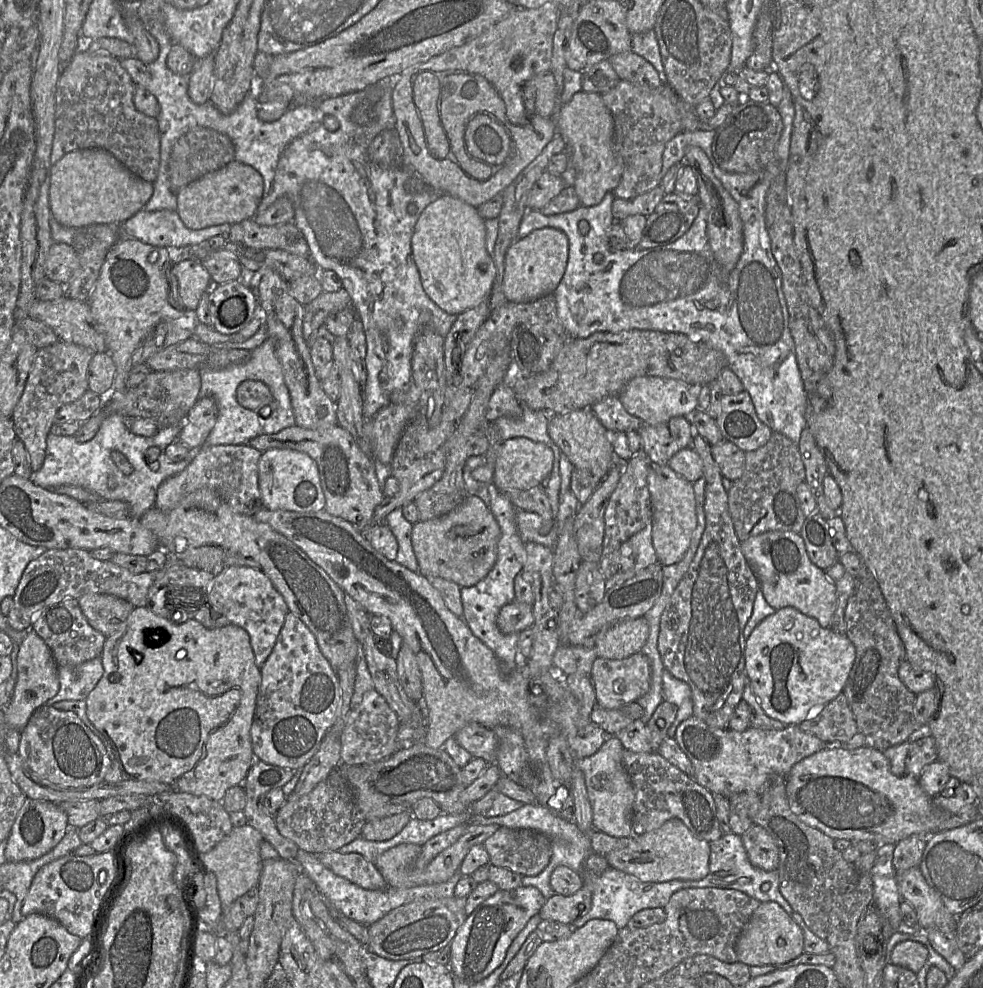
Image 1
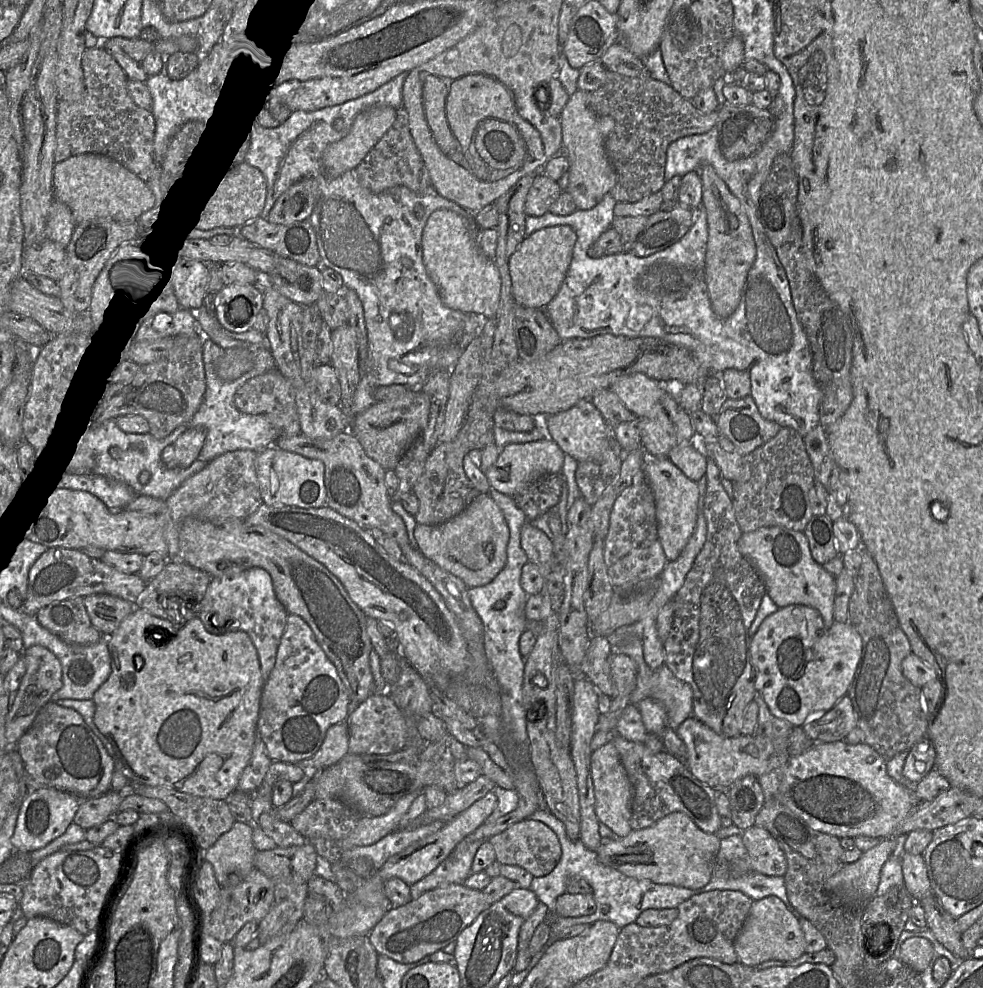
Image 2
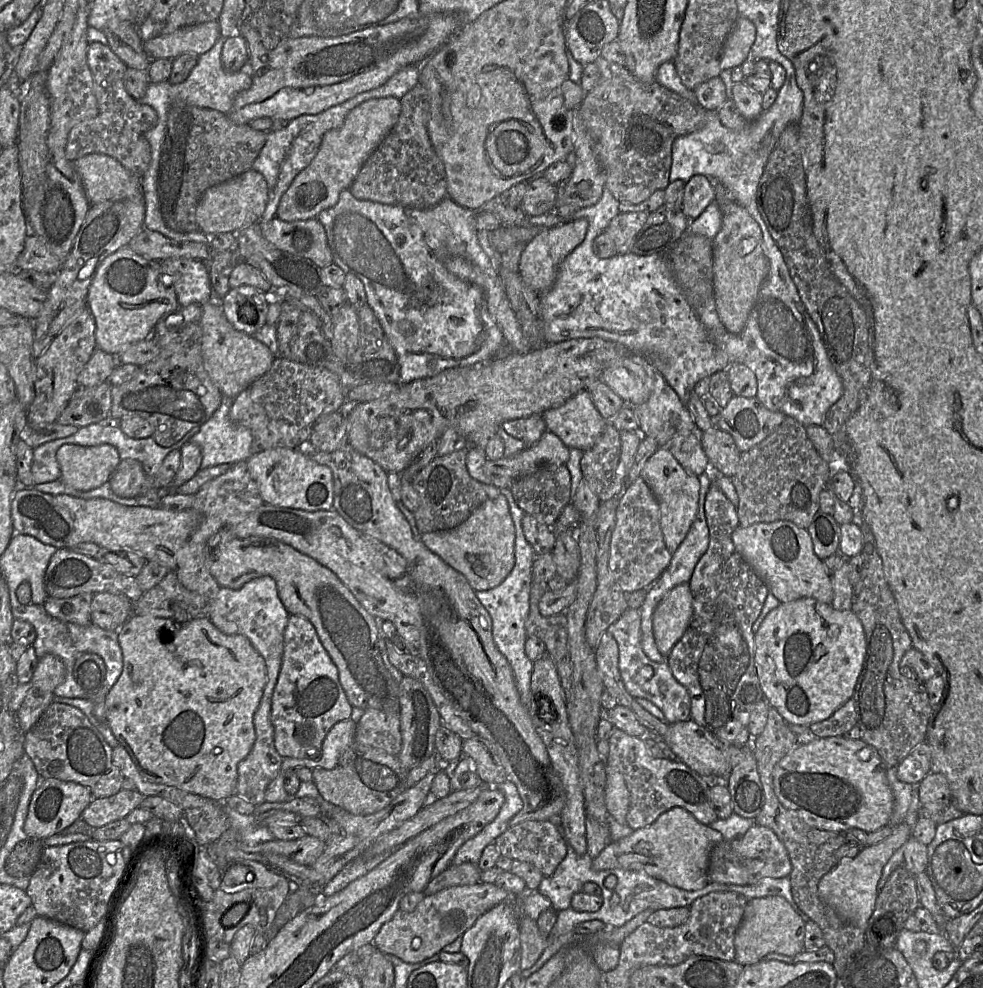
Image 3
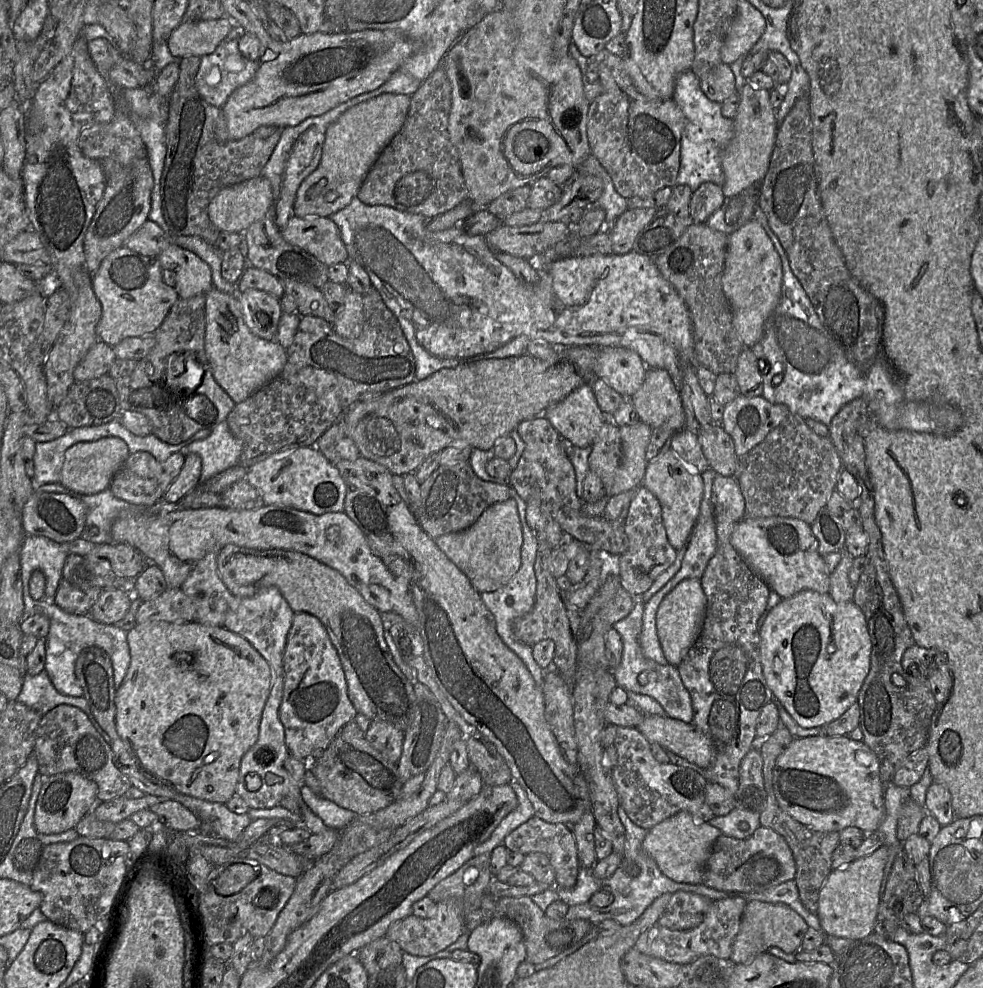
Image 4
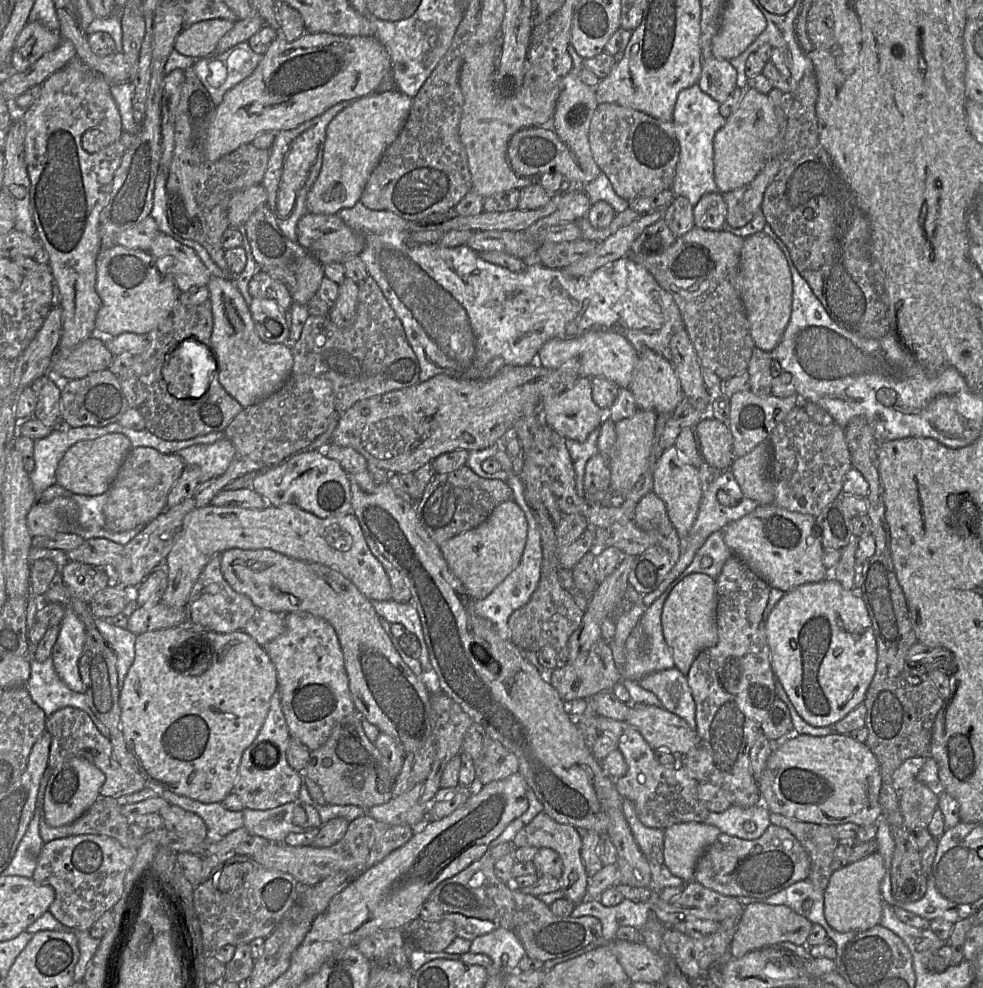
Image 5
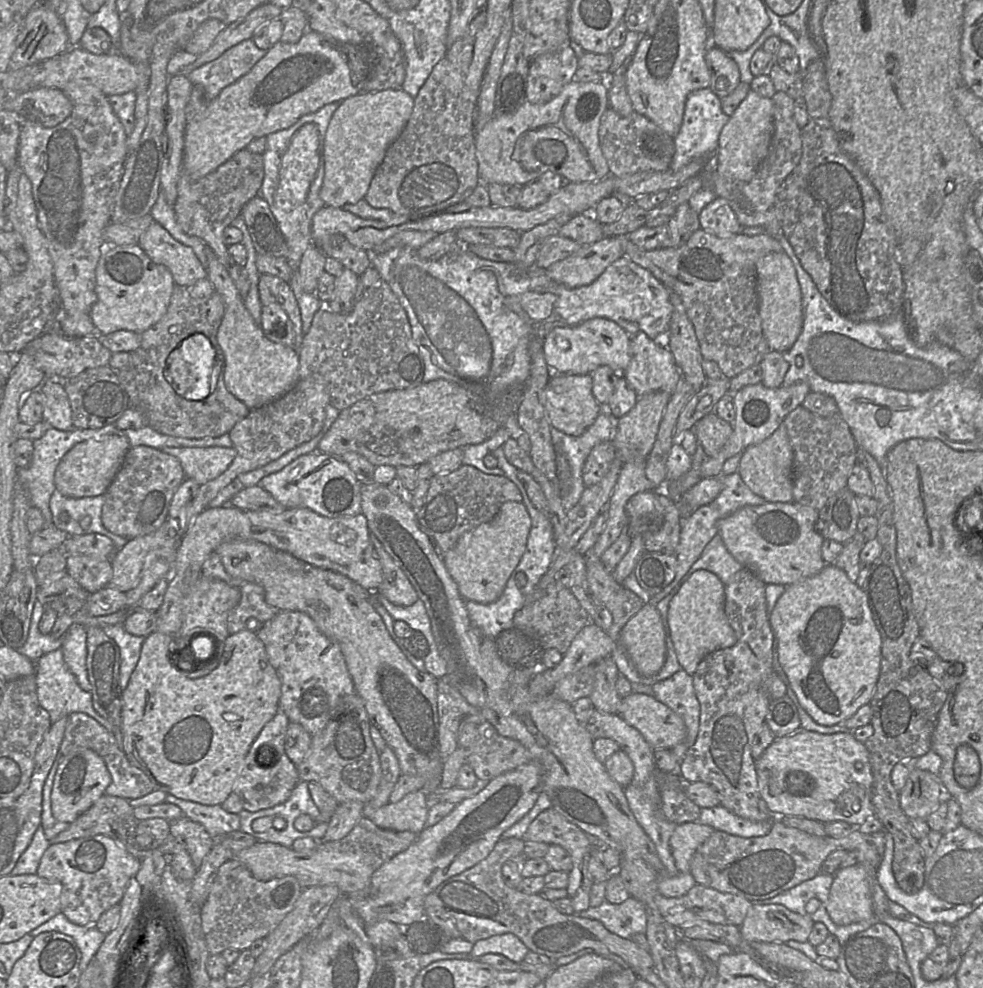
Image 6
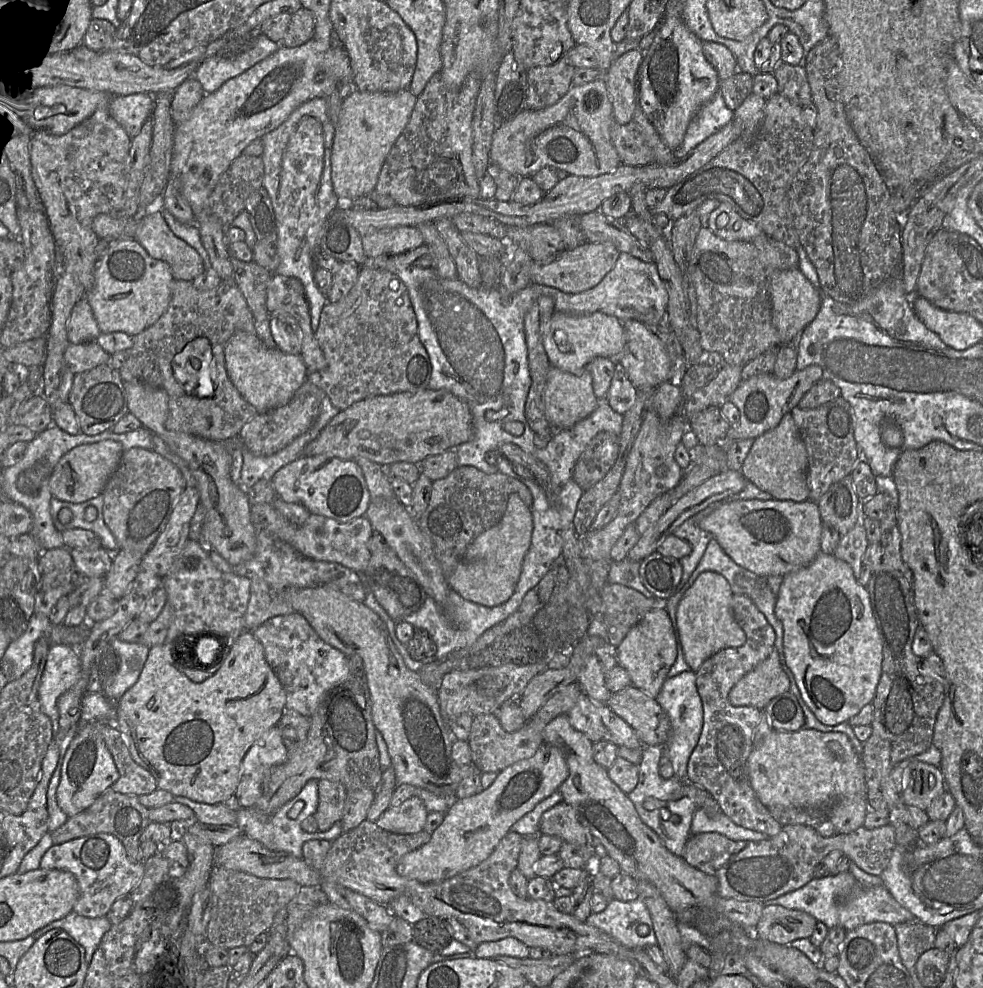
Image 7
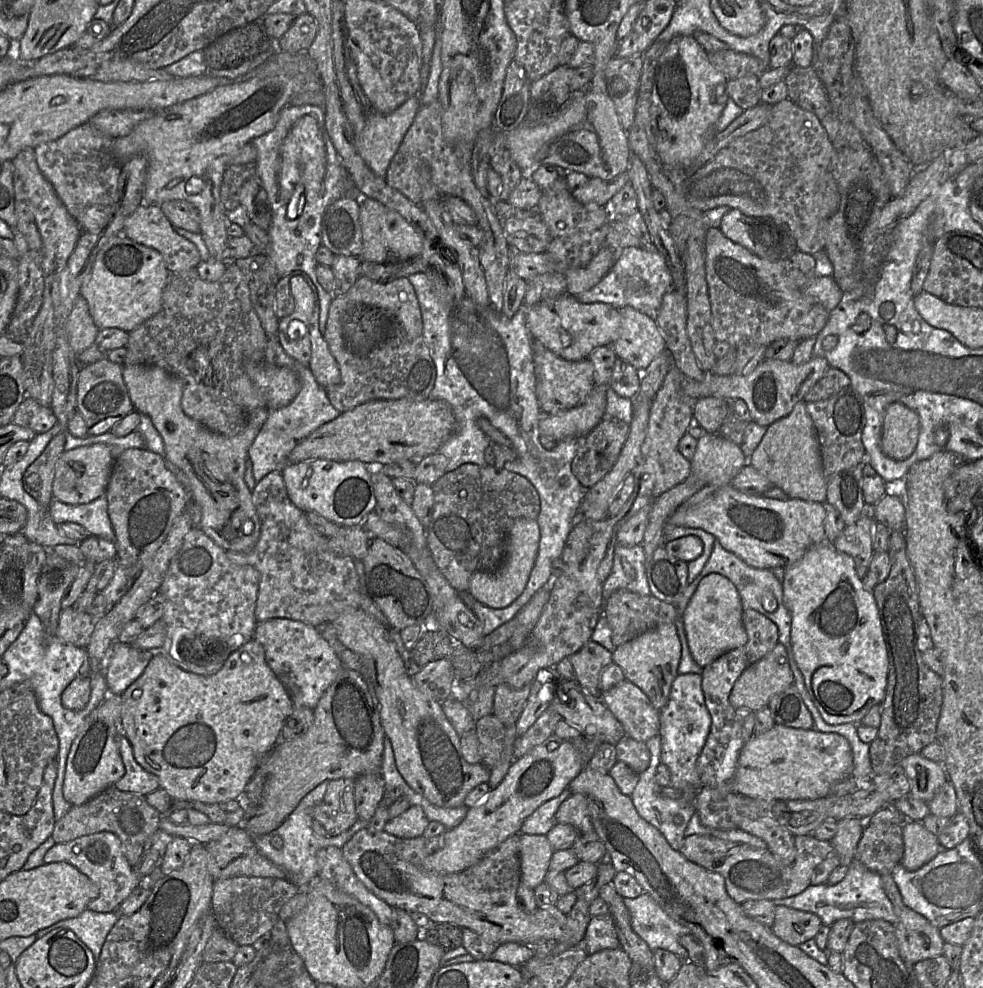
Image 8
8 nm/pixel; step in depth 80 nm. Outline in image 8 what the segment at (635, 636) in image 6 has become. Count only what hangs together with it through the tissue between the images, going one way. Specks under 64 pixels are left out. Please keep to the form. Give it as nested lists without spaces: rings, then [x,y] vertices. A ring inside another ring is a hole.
[[[674,623],[660,624],[613,651],[613,661],[622,668],[625,679],[639,687],[659,711],[669,700],[672,683],[679,675],[680,659],[681,642]]]

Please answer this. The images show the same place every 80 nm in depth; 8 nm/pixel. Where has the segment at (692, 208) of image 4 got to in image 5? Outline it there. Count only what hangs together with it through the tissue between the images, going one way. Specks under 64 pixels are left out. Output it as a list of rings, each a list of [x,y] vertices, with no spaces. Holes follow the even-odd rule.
[[[720,191],[707,193],[693,206],[695,225],[714,231],[724,230],[727,204]]]

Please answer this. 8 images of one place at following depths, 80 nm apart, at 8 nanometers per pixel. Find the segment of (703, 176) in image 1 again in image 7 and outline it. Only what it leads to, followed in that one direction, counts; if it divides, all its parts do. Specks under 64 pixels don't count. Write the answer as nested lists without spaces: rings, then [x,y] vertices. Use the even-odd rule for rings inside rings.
[[[798,268],[775,271],[769,278],[769,291],[773,324],[779,332],[781,345],[789,344],[799,338],[817,316],[822,301],[821,291]]]

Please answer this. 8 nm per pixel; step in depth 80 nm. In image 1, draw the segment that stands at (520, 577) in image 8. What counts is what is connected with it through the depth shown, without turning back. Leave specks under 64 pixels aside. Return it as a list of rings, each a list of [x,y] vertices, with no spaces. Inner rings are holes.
[[[468,496],[448,514],[413,525],[412,548],[418,572],[425,577],[441,577],[461,588],[476,585],[492,570],[497,560],[500,527],[487,504],[478,496]]]

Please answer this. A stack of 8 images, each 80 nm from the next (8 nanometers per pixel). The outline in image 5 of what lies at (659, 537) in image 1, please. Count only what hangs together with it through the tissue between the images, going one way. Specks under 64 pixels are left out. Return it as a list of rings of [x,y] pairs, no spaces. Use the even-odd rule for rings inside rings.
[[[674,445],[664,450],[656,464],[652,491],[664,502],[667,515],[679,538],[685,537],[696,519],[700,506],[701,472],[683,459]]]

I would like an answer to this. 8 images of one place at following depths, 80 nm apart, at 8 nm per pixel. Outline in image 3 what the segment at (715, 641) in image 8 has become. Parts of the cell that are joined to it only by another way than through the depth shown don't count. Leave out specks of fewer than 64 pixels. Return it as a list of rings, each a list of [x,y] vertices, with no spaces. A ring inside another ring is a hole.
[[[688,583],[677,585],[656,607],[653,633],[657,648],[665,658],[685,633],[692,615],[693,597]]]

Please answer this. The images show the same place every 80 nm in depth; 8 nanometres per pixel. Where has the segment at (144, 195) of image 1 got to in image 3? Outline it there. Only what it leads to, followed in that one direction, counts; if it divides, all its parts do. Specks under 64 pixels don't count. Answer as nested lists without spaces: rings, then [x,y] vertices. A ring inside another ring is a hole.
[[[92,153],[73,161],[90,204],[143,195],[142,179],[111,156]]]

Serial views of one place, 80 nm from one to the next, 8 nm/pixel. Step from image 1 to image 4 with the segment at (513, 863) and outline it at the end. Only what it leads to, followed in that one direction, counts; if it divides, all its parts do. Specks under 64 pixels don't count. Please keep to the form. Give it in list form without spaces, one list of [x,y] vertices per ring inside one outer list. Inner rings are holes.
[[[532,817],[507,835],[502,845],[510,852],[519,852],[524,855],[533,852],[547,854],[555,871],[554,888],[571,889],[576,884],[580,863],[576,840],[570,825],[549,823],[538,817]]]

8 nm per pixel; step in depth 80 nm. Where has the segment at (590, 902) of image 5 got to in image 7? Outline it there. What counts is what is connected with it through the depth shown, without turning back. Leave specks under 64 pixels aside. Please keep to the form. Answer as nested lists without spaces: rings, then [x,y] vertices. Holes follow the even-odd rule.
[[[639,897],[630,901],[612,899],[603,911],[591,913],[586,923],[601,929],[627,948],[657,945],[650,912]],[[640,924],[649,927],[646,936],[638,934]]]

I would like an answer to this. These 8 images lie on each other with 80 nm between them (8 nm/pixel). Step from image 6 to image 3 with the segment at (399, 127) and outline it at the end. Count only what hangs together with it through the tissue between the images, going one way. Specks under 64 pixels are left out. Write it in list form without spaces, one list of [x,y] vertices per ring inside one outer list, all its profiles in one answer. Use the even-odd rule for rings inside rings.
[[[395,97],[370,99],[353,108],[340,127],[324,134],[310,165],[294,178],[281,196],[275,217],[286,222],[308,220],[334,206],[341,191],[351,186],[365,161],[394,127],[400,111],[400,99]]]

